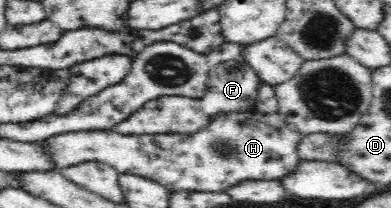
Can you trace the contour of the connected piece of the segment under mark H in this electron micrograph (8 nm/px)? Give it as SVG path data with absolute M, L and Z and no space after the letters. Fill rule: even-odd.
M253 109L219 114L206 128L191 135L170 133L133 137L115 131L75 131L55 135L55 139L47 139L43 145L57 171L83 161L101 161L115 167L119 173L155 179L169 191L225 191L241 181L279 180L295 171L301 160L297 154L301 138L302 135L285 122L283 114L278 111L263 114Z

